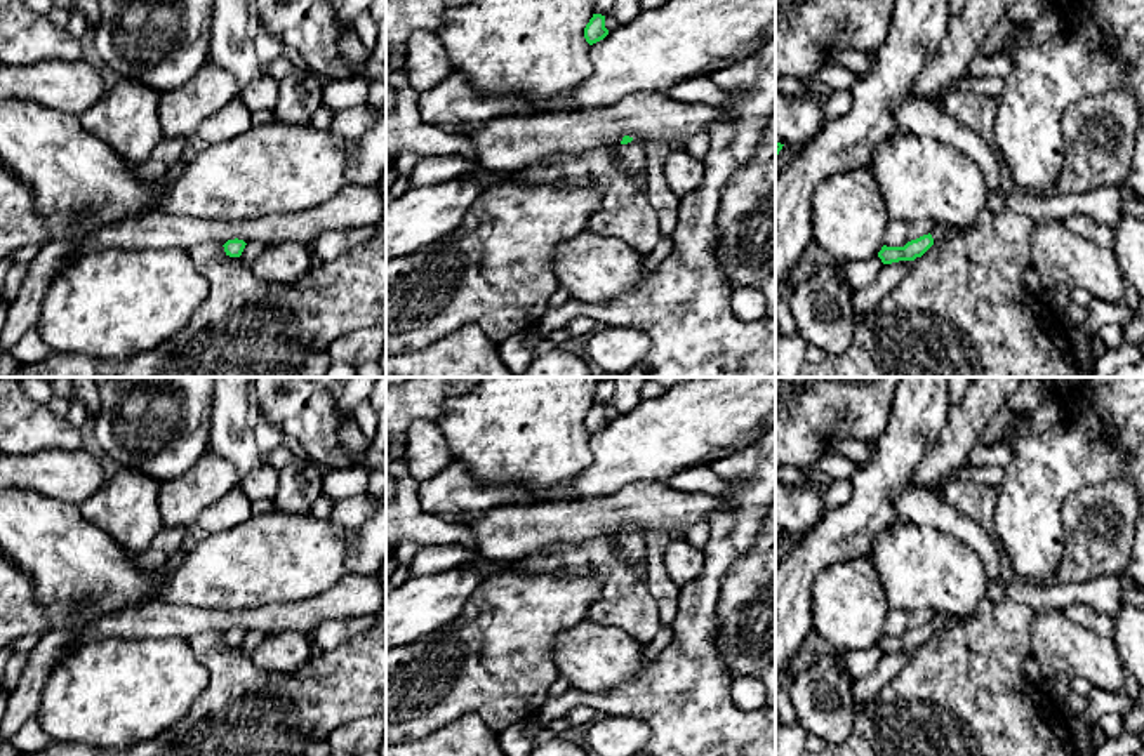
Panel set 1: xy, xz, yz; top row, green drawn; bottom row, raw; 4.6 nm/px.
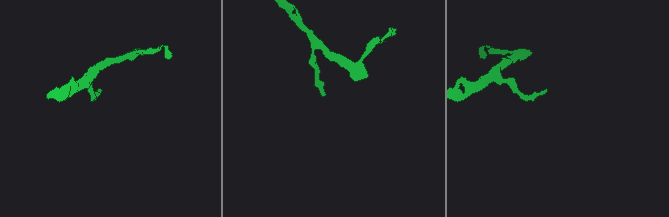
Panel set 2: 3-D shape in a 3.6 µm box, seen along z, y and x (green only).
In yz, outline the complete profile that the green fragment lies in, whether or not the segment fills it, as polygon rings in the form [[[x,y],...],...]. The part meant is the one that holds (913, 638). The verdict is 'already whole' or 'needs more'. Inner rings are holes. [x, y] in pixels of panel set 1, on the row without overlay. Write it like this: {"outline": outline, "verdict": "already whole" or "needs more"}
{"outline": [[[935,613],[928,624],[908,631],[904,636],[887,636],[883,634],[878,647],[883,653],[892,653],[899,650],[915,650],[921,647],[935,631],[946,629],[961,622],[961,619],[948,613]]], "verdict": "needs more"}

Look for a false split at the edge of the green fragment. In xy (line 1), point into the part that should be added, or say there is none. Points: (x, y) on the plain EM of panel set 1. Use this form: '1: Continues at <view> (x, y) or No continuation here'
1: No continuation here

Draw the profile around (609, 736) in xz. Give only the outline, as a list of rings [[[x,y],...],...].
[[[602,716],[589,723],[586,747],[596,756],[635,756],[645,747],[650,728],[631,716]]]

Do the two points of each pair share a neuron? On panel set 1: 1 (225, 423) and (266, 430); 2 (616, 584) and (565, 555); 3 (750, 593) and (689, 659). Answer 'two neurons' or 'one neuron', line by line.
1: two neurons
2: one neuron
3: two neurons

